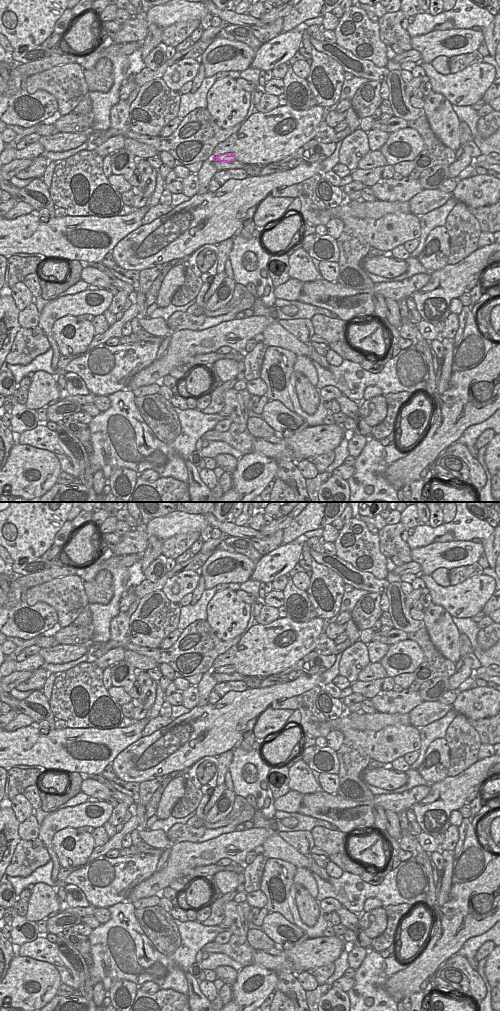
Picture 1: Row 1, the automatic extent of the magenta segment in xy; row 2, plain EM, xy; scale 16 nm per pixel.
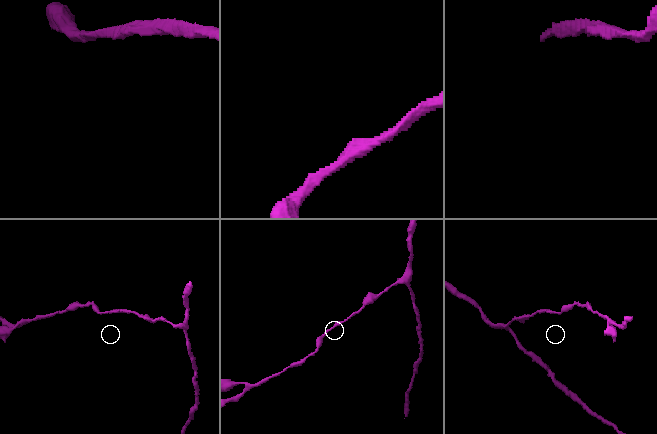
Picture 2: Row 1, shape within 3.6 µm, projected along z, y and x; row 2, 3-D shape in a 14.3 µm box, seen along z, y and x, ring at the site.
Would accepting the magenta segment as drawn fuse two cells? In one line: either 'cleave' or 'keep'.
keep

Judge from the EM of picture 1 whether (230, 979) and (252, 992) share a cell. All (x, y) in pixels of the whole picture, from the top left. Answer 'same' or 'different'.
different

